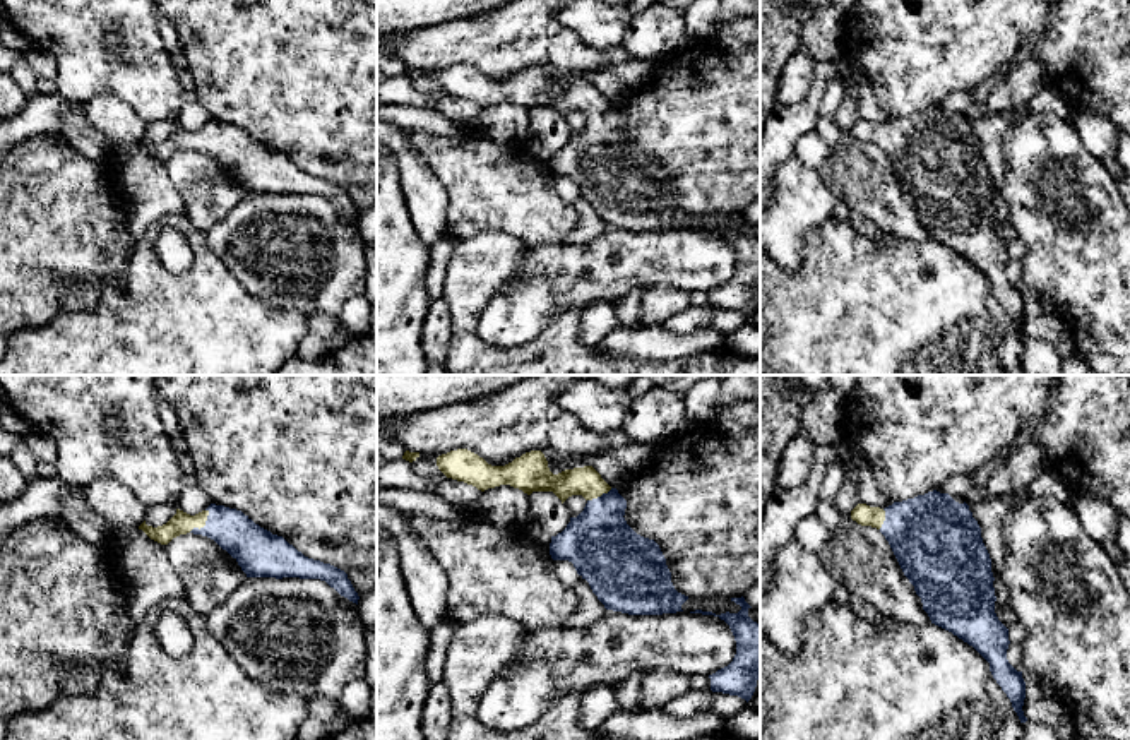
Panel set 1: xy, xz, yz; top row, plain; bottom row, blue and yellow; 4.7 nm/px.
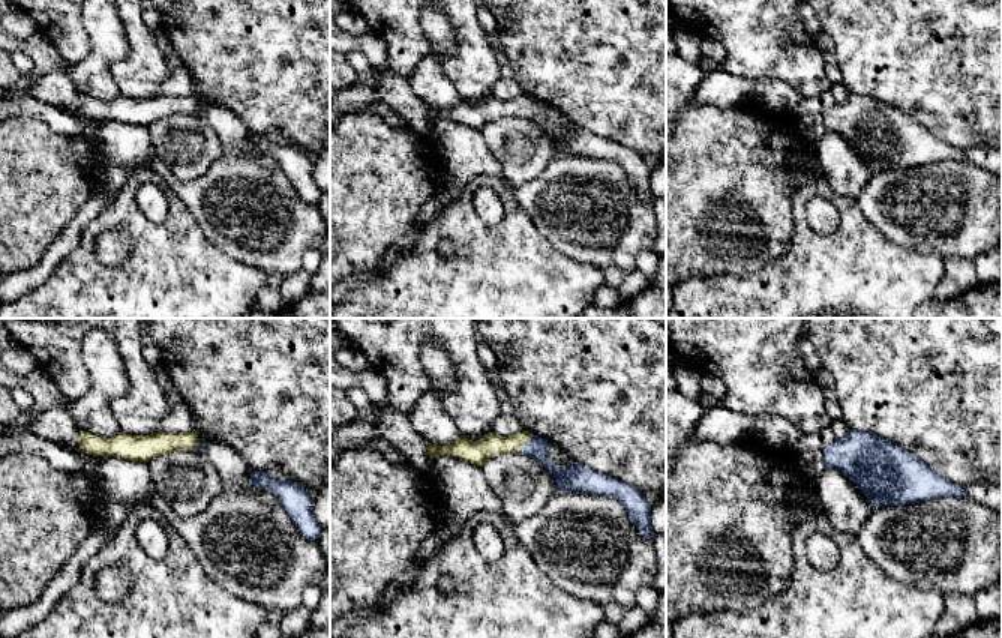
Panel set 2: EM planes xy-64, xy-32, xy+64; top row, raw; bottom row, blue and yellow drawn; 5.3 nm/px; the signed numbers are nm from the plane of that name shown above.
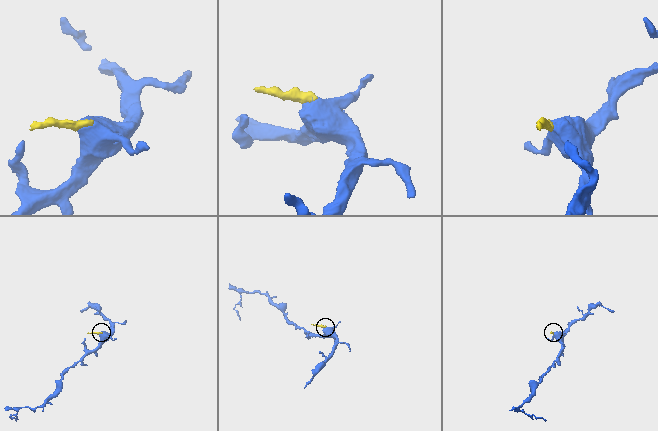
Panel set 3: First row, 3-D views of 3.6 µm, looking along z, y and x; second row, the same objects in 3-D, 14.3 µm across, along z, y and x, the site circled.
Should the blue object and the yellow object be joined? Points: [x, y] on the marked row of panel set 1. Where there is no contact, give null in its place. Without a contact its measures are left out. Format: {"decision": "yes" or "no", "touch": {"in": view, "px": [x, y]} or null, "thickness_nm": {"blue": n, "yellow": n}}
{"decision": "yes", "touch": {"in": "xy", "px": [206, 525]}, "thickness_nm": {"blue": 200, "yellow": 110}}

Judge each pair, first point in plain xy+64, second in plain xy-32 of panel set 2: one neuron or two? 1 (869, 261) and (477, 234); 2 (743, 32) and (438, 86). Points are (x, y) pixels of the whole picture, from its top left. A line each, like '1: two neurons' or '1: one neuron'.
1: one neuron
2: two neurons

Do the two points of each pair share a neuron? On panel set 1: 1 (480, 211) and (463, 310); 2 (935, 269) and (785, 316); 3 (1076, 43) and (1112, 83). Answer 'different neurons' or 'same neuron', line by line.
1: different neurons
2: same neuron
3: same neuron

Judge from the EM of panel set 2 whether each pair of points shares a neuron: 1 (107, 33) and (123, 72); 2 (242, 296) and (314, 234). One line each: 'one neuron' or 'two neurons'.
1: two neurons
2: two neurons

